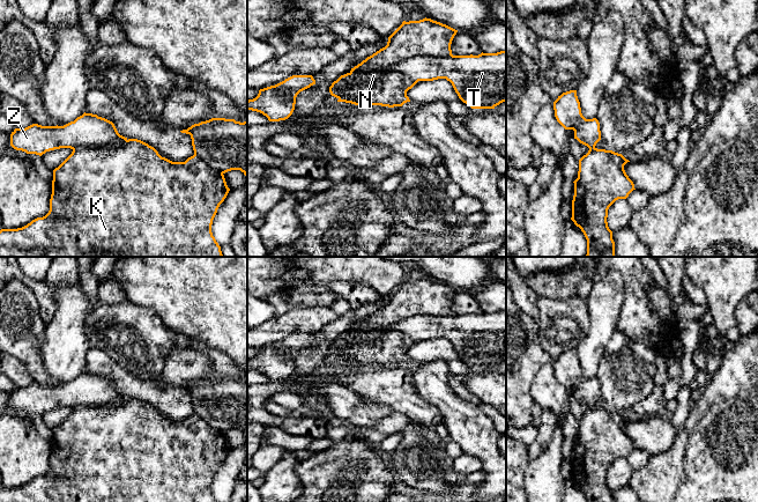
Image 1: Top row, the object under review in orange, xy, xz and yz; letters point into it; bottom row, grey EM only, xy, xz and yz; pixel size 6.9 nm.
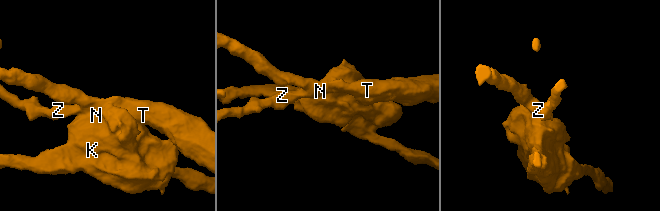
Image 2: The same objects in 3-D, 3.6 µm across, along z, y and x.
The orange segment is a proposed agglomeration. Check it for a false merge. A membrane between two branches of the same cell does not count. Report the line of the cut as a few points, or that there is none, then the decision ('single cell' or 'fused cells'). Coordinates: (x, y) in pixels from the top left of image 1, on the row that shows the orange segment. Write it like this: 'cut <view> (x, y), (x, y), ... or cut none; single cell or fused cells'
cut xz (452, 54), (415, 54), (396, 61), (389, 69); fused cells

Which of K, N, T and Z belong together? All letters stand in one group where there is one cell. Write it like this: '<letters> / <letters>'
K N / T Z

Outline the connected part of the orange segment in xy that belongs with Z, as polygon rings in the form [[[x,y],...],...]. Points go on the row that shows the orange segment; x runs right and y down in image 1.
[[[86,112],[64,126],[32,124],[25,128],[15,128],[10,134],[14,149],[39,156],[60,148],[116,147],[126,141],[127,138],[118,133],[112,121]]]

